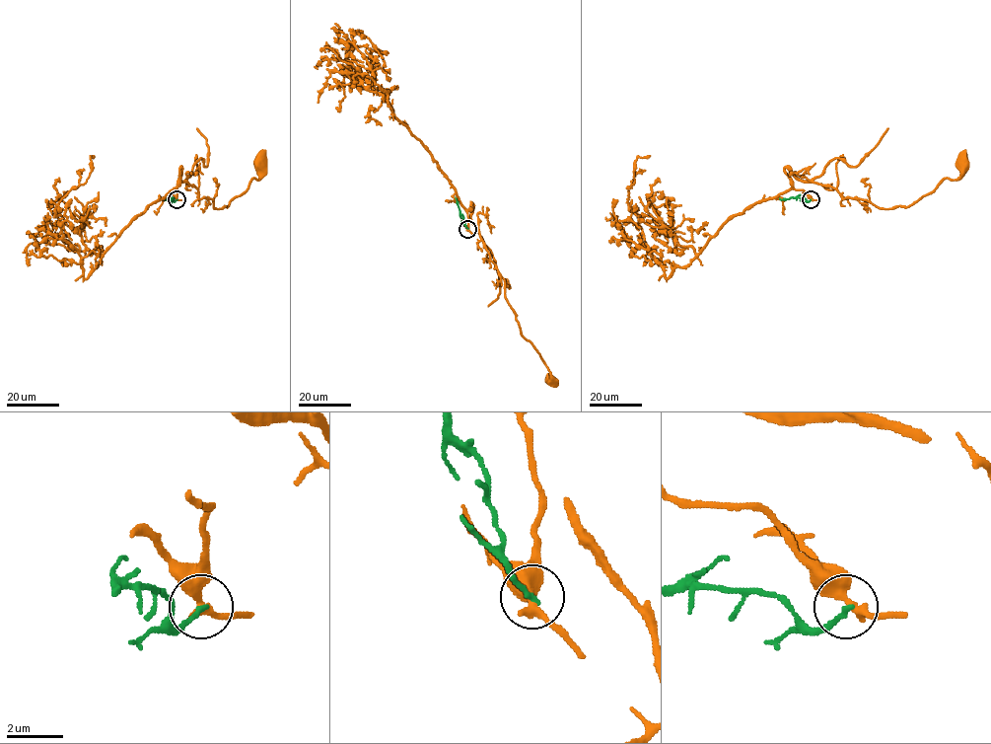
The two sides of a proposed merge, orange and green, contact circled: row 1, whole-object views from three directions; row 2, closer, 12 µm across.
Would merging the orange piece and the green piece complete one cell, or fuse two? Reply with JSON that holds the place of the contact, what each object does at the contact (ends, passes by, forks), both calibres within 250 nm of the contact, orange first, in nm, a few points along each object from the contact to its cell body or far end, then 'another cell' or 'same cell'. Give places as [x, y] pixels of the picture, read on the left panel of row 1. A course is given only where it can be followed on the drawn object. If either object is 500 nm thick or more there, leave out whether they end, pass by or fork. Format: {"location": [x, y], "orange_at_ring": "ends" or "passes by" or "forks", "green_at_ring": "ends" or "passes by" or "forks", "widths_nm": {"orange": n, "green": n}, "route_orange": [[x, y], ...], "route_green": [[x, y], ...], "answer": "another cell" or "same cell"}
{"location": [176, 199], "orange_at_ring": "passes by", "green_at_ring": "ends", "widths_nm": {"orange": 420, "green": 190}, "route_orange": [[176, 199], [180, 167], [179, 180], [221, 208], [258, 180], [259, 163]], "route_green": [[176, 199], [163, 199]], "answer": "another cell"}

